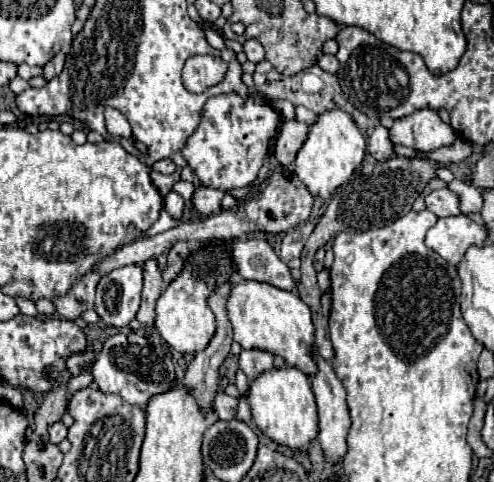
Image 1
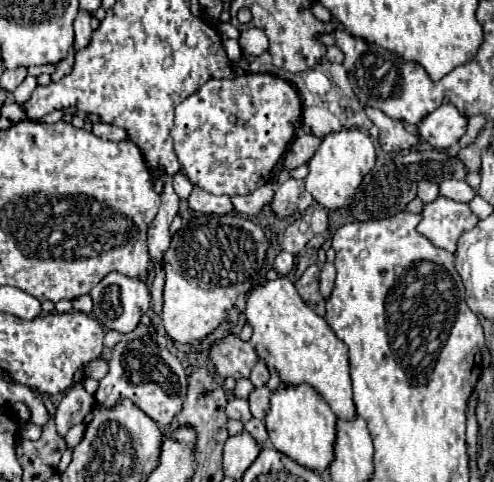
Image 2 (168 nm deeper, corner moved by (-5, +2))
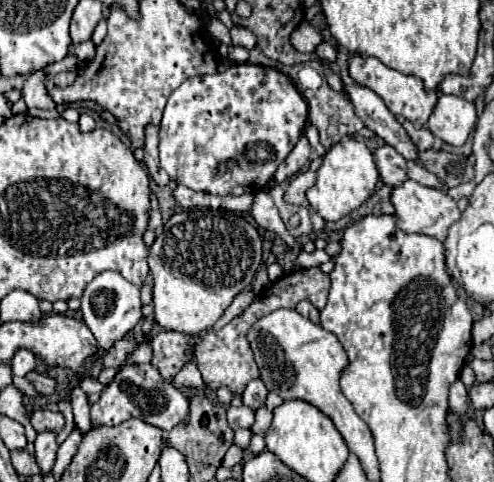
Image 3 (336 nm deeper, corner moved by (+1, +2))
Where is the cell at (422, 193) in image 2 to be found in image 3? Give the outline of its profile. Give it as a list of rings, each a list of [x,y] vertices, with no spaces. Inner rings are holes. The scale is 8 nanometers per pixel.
[[[384,144],[374,150],[374,160],[376,168],[380,172],[380,178],[388,186],[398,186],[402,184],[406,176],[406,158],[402,158],[392,146]]]

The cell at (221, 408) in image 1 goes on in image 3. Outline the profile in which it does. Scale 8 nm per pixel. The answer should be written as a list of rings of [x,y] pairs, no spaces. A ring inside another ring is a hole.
[[[230,406],[228,408],[228,422],[234,430],[238,428],[250,428],[254,424],[254,410],[248,406]]]

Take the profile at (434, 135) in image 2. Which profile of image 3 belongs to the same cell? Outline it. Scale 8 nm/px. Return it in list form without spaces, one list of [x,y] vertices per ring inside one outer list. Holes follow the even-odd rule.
[[[442,94],[428,120],[428,130],[452,146],[462,146],[476,126],[476,106],[464,98]]]

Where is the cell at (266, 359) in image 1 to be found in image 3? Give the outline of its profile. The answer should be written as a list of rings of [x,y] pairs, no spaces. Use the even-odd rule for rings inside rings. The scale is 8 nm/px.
[[[256,378],[256,380],[252,380],[252,382],[246,386],[246,390],[244,390],[244,394],[242,394],[242,400],[244,400],[244,404],[246,404],[248,408],[258,410],[258,408],[262,408],[262,406],[266,404],[266,396],[268,396],[268,390],[266,390],[264,382]]]

